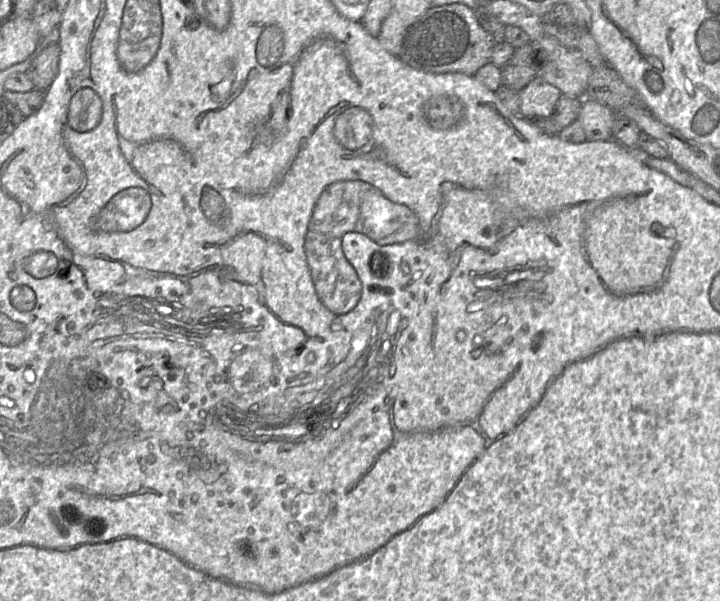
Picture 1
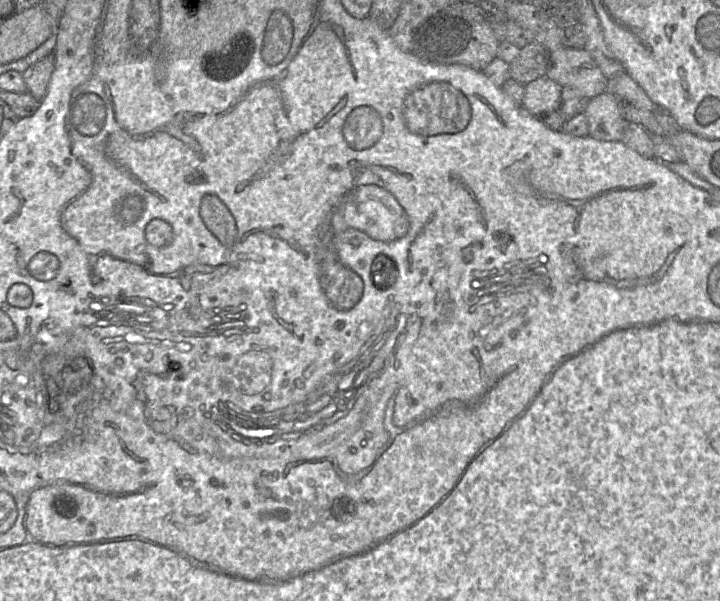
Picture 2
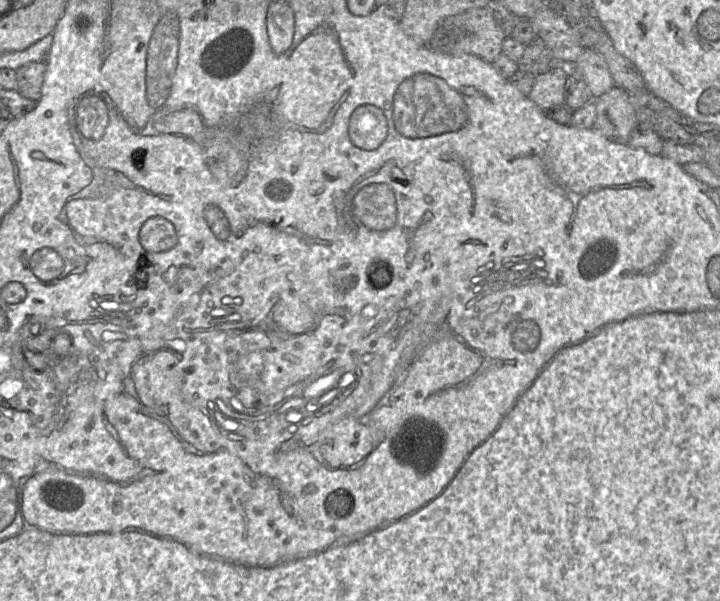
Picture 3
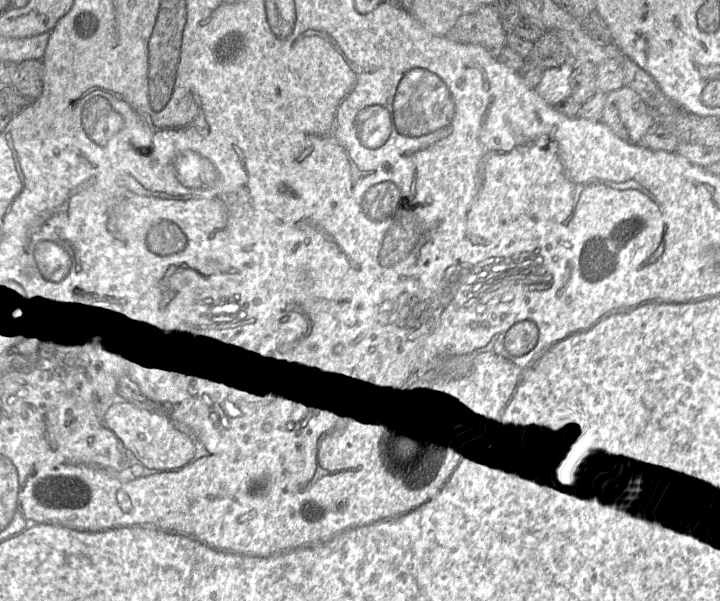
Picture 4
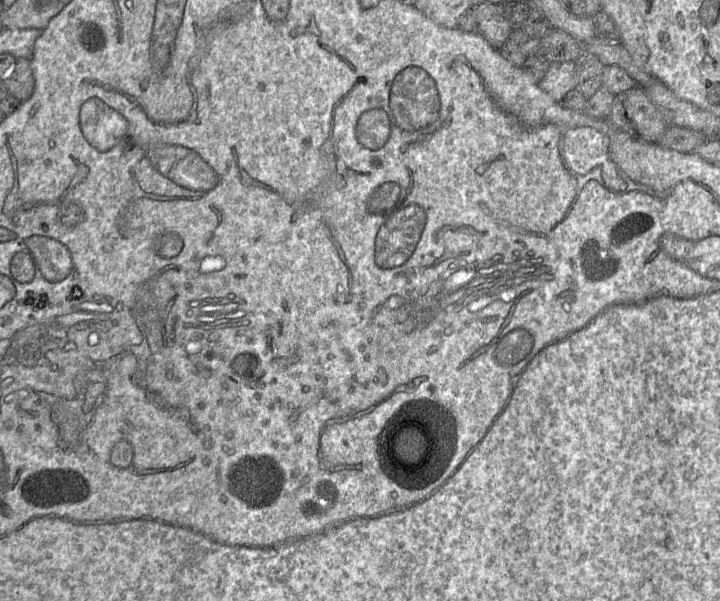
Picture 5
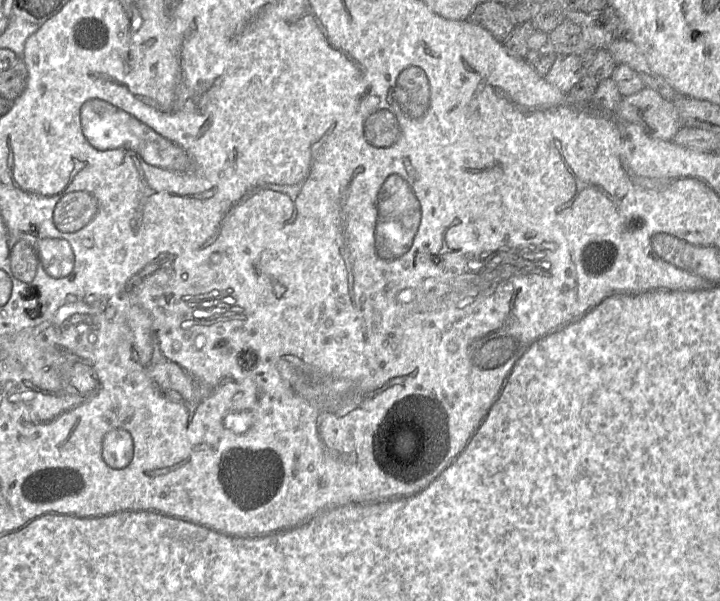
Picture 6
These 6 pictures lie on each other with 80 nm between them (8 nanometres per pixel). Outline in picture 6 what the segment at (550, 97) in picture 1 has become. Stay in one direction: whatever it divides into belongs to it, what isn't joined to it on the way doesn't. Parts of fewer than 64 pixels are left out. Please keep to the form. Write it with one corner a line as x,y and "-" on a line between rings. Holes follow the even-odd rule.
556,55
551,69
544,77
551,85
568,94
582,79
582,60
578,55

